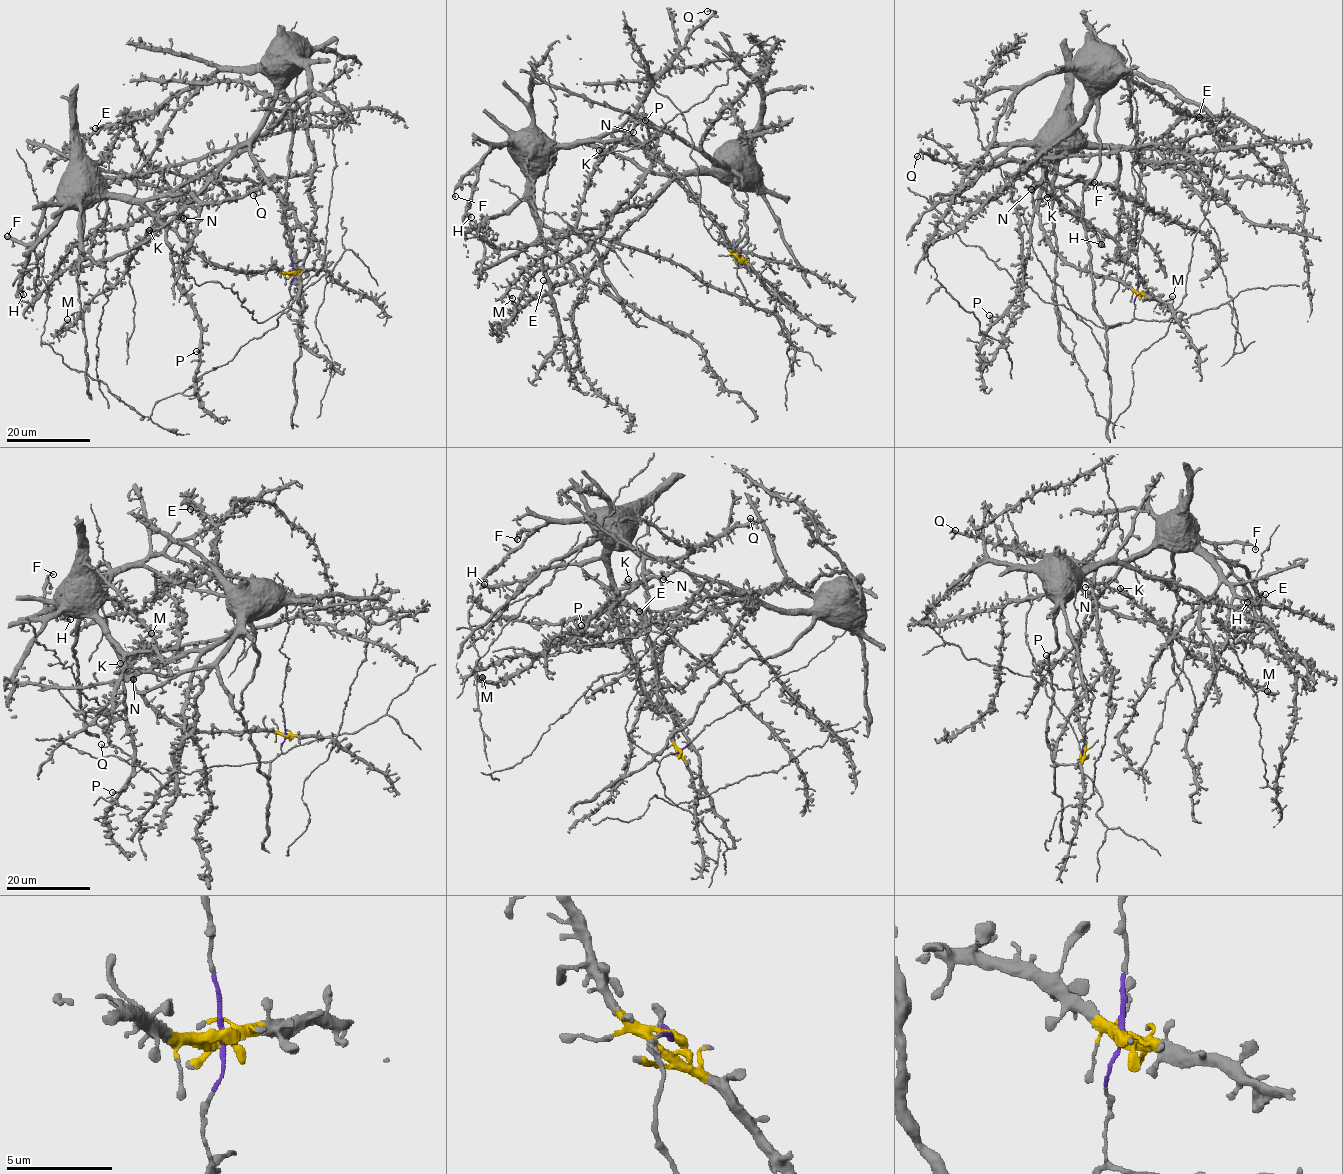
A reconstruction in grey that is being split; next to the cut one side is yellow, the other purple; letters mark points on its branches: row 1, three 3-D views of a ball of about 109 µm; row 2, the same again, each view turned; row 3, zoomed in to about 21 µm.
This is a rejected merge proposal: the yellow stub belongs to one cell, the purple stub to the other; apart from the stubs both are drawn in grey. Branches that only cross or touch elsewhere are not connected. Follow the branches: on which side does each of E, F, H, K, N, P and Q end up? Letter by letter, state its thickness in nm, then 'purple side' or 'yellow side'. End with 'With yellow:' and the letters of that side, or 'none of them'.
E: 400 nm thick; purple side
F: 280 nm thick; yellow side
H: 400 nm thick; yellow side
K: 180 nm thick; purple side
N: 260 nm thick; purple side
P: 340 nm thick; yellow side
Q: 220 nm thick; yellow side
With yellow: F, H, P, Q

